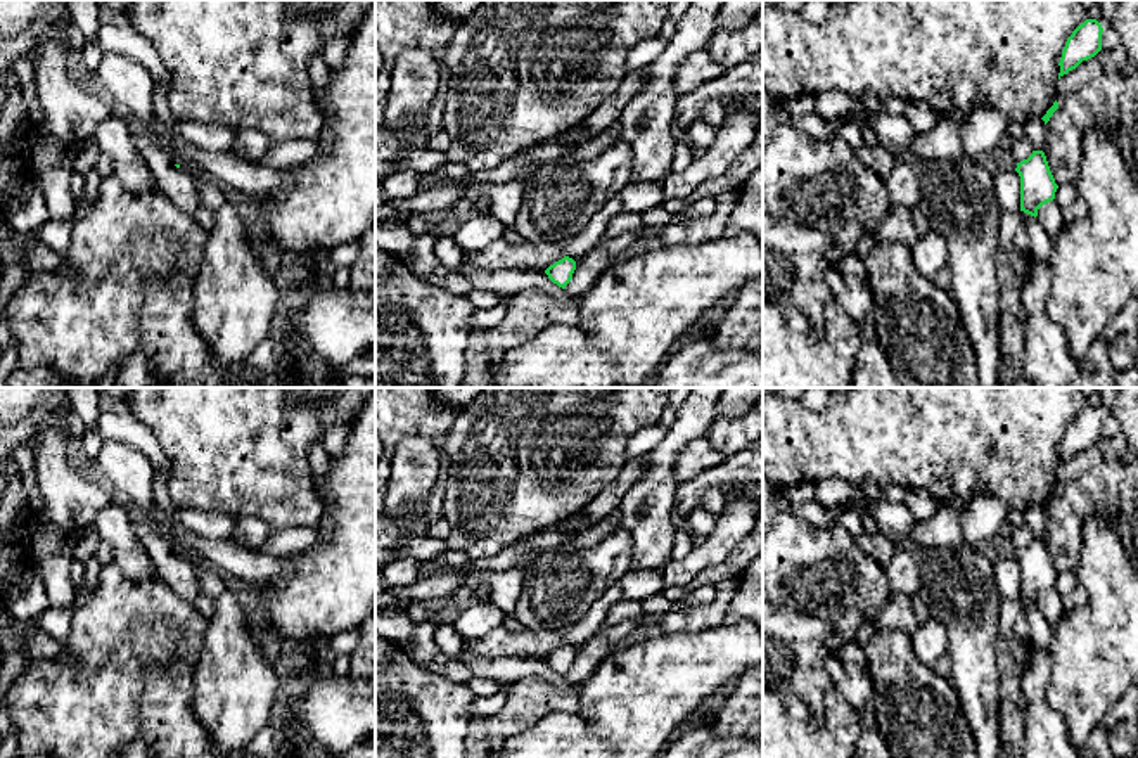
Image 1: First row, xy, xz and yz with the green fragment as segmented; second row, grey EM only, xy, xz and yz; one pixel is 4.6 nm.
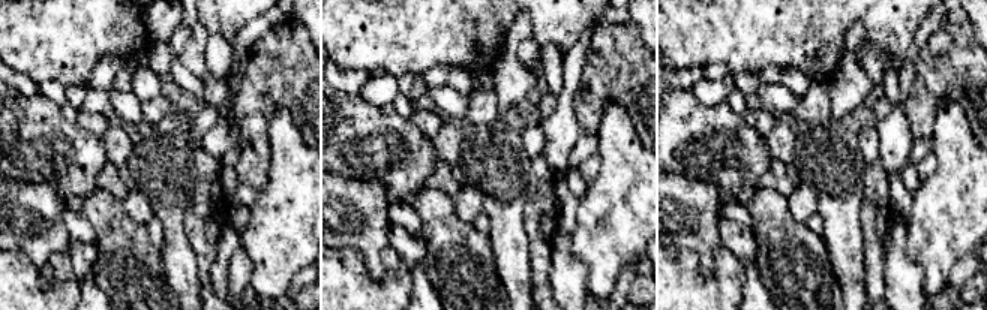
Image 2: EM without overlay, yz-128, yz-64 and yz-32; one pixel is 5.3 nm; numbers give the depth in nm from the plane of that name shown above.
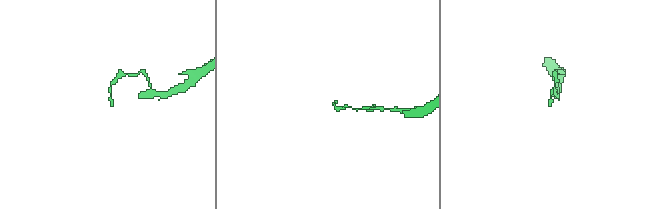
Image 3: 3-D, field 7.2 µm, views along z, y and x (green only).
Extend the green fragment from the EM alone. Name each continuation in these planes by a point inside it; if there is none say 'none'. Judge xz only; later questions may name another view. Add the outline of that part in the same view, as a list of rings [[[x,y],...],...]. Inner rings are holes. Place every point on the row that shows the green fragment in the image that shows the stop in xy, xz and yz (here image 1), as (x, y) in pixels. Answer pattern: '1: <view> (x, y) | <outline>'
none

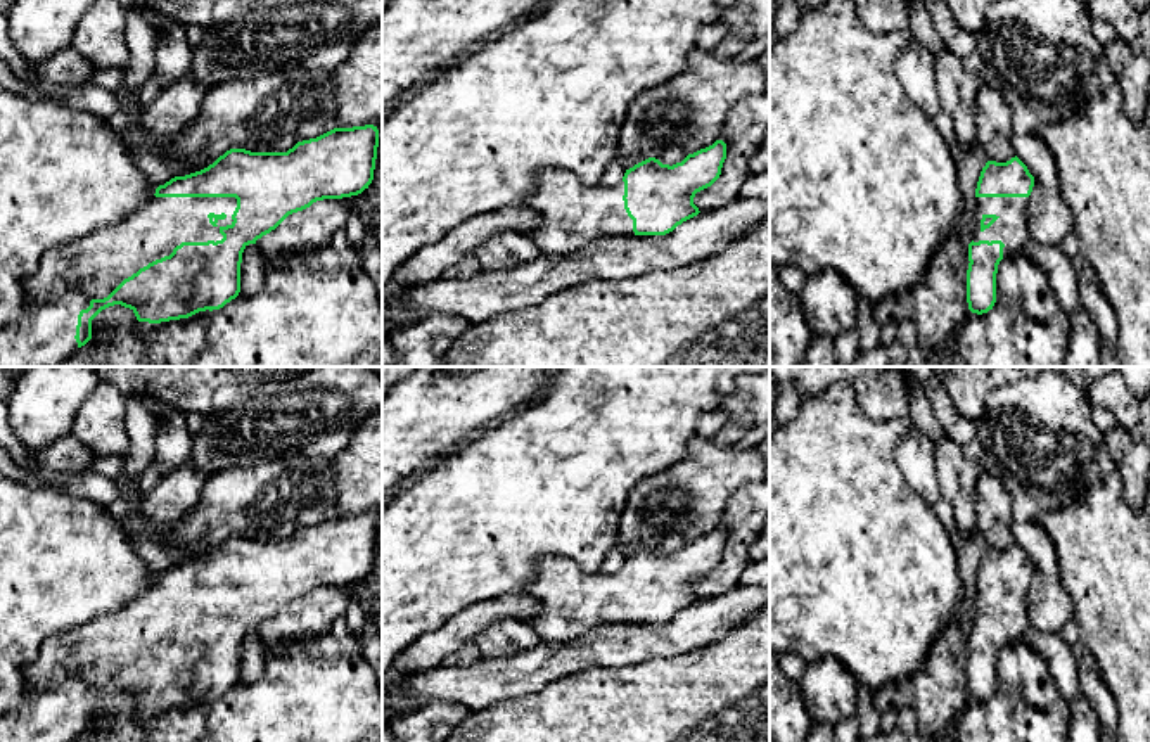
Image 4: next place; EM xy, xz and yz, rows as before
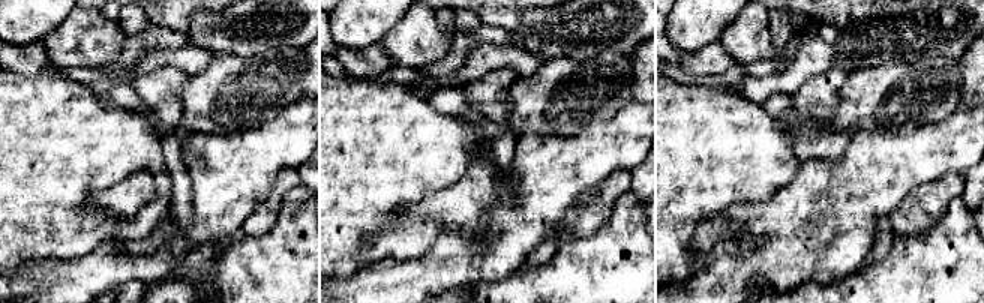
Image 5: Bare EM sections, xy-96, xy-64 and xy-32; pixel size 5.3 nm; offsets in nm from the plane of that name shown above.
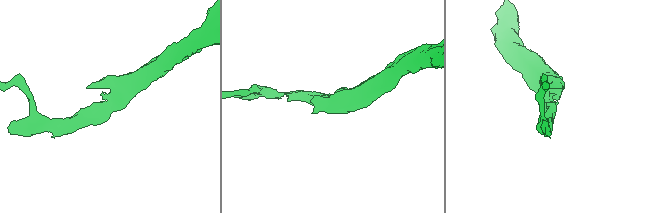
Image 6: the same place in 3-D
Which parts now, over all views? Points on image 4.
1: xy (68, 277) | [[[150,197],[140,209],[121,223],[90,232],[73,244],[48,251],[38,268],[28,277],[26,311],[7,327],[0,329],[0,367],[62,367],[64,360],[78,349],[76,325],[81,310],[92,299],[107,297],[125,278],[149,263],[169,256],[182,242],[221,240],[221,227],[232,225],[237,208],[235,197]]]

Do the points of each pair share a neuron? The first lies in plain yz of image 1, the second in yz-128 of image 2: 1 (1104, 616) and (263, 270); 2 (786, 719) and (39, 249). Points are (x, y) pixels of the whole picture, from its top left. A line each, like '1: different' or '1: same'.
1: same
2: different

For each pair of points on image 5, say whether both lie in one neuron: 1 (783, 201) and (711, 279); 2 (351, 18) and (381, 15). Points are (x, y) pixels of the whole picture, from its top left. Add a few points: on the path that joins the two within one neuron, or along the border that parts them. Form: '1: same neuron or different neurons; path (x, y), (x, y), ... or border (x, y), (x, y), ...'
1: same neuron; path (783, 228), (783, 237), (738, 279)
2: same neuron; path (359, 18), (374, 15)

